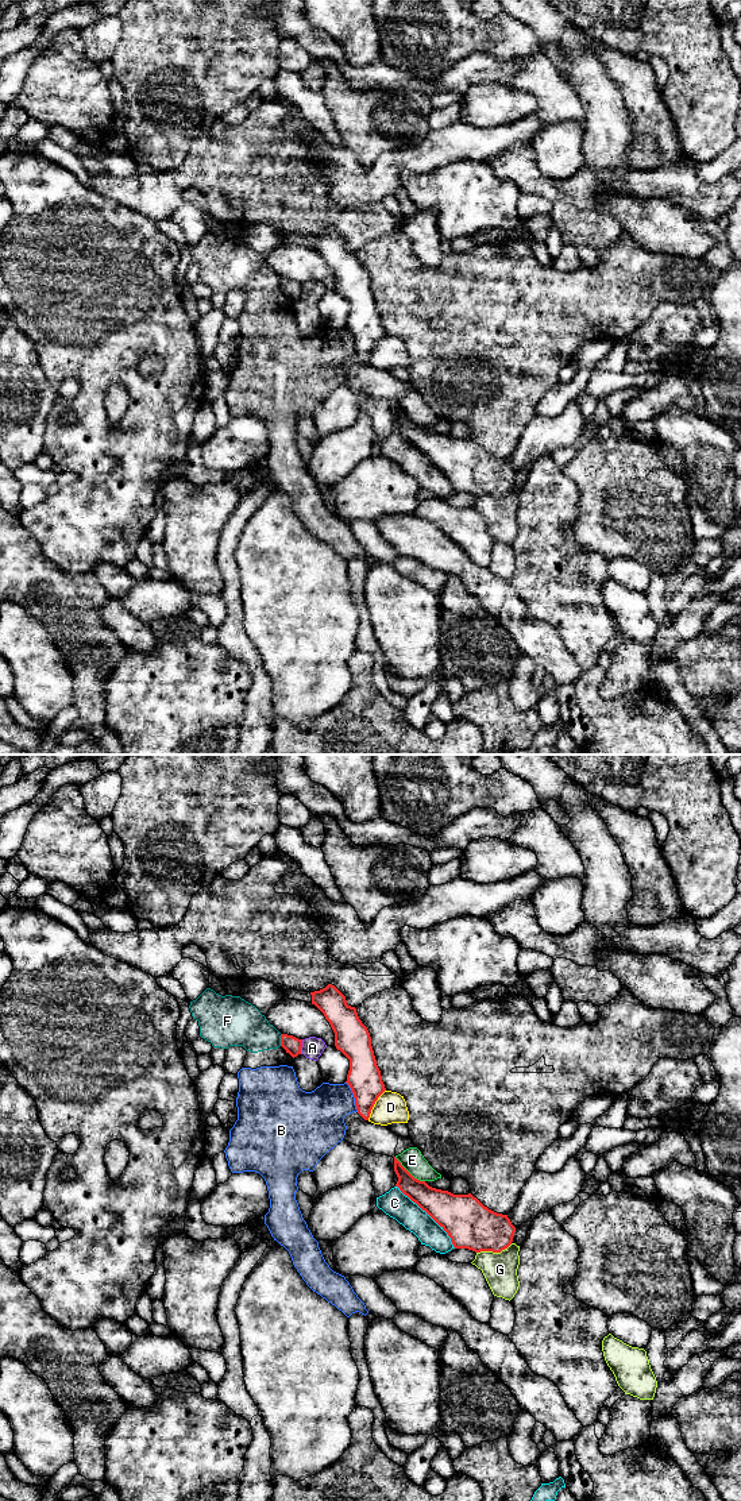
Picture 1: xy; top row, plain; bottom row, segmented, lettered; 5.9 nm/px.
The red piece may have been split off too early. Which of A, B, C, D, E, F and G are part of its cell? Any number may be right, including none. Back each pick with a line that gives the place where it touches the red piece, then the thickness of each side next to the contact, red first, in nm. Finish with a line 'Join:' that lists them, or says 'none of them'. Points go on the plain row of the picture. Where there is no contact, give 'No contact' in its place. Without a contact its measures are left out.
Join: none of them

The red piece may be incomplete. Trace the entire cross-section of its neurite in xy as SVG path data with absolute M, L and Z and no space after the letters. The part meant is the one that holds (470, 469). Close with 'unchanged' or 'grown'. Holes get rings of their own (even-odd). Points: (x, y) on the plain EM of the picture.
M395 401L394 416L398 421L395 431L448 478L455 493L468 493L475 497L501 497L512 489L516 471L512 468L507 459L489 454L471 437L454 439L448 435L429 431L425 425L414 422Z; unchanged

